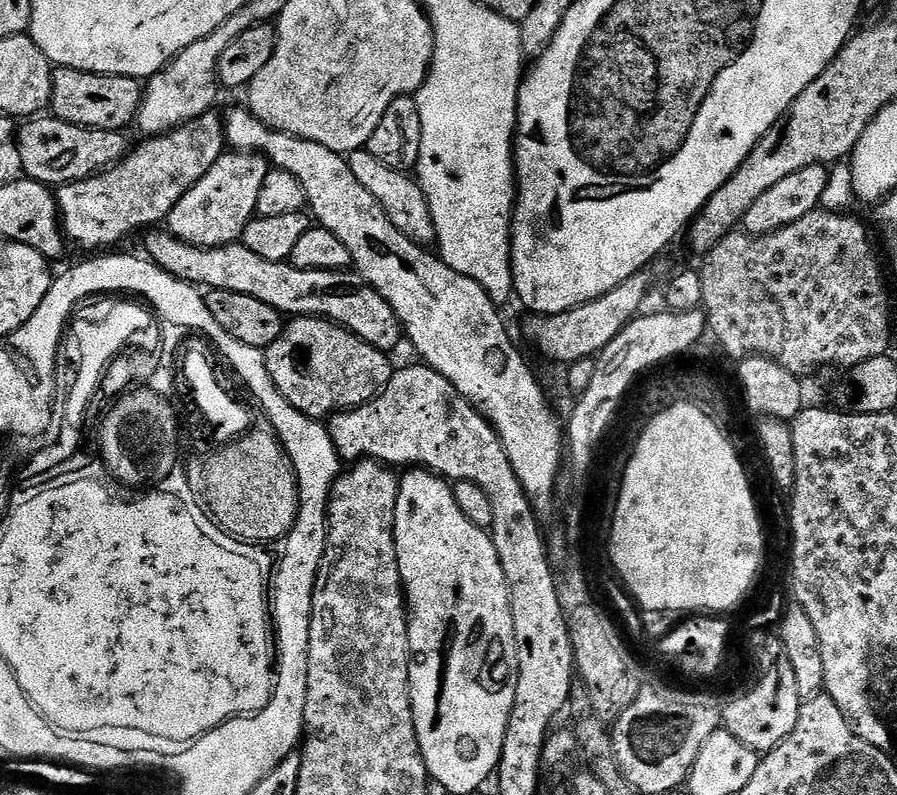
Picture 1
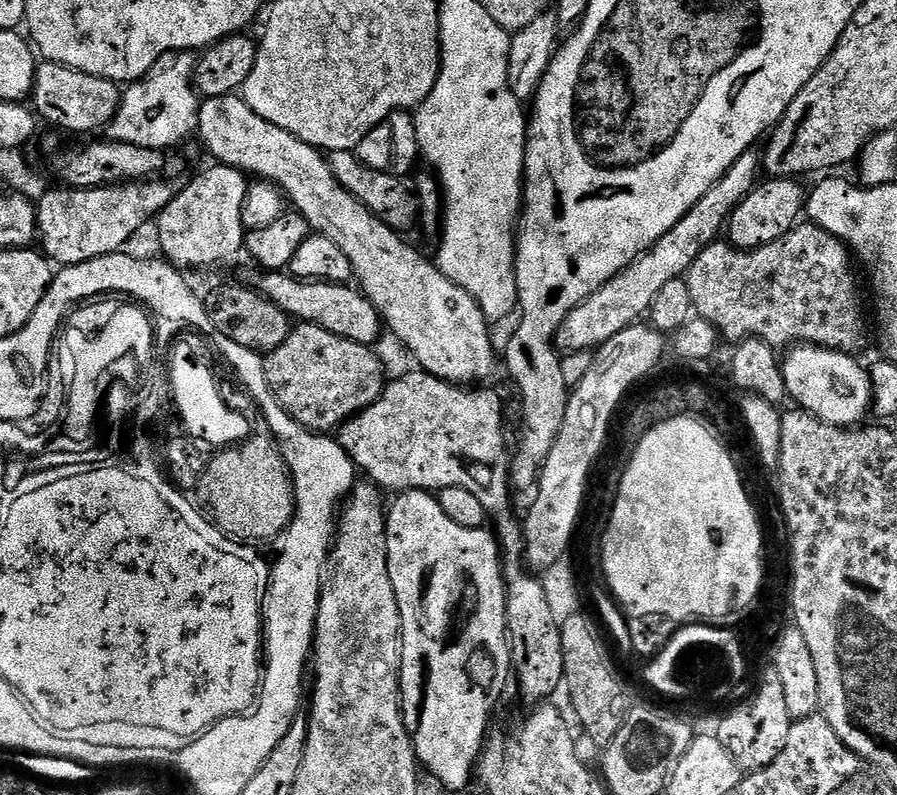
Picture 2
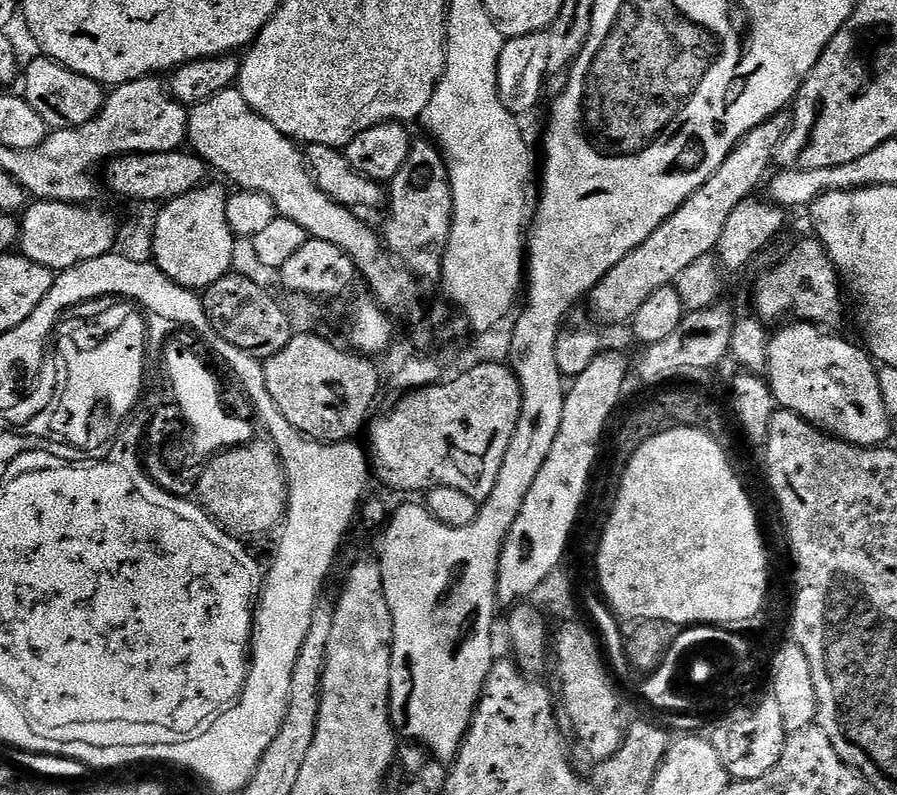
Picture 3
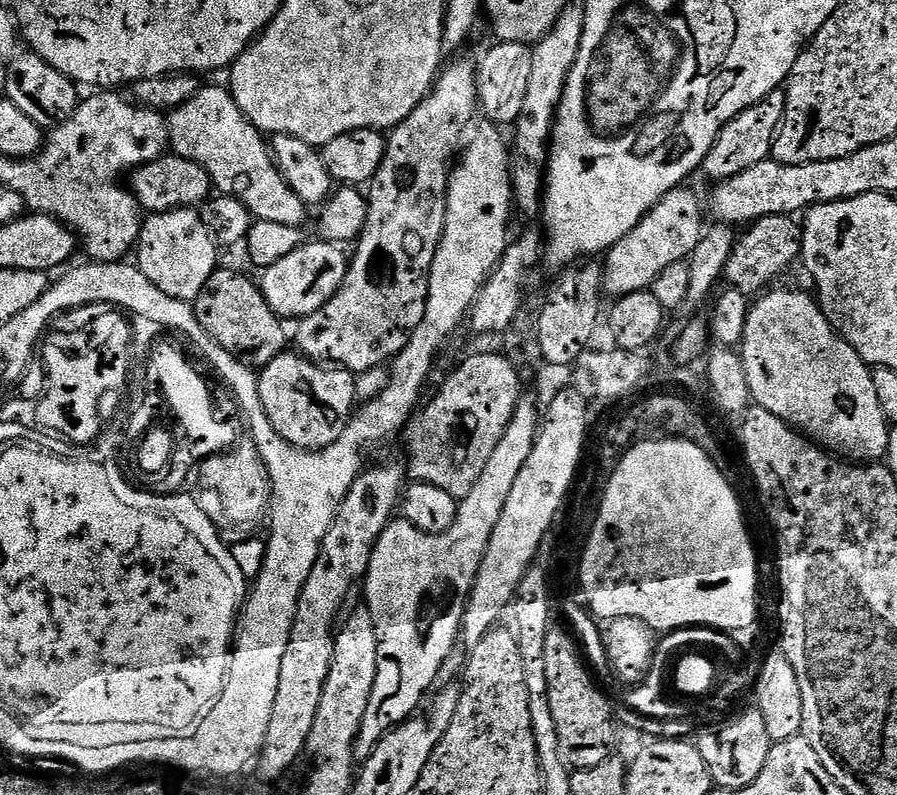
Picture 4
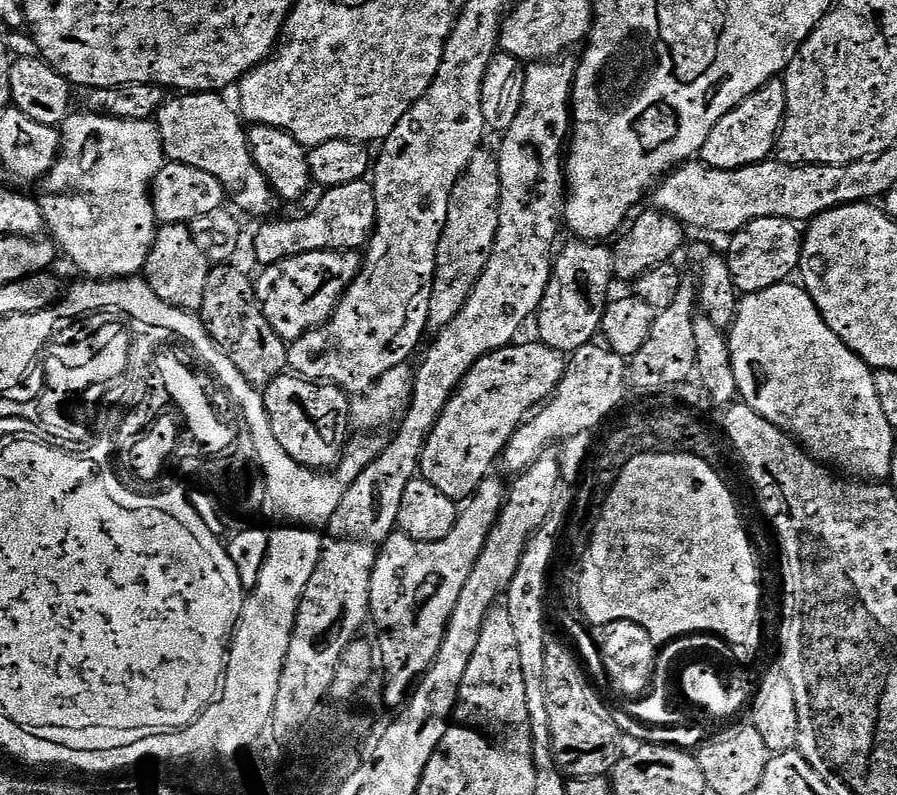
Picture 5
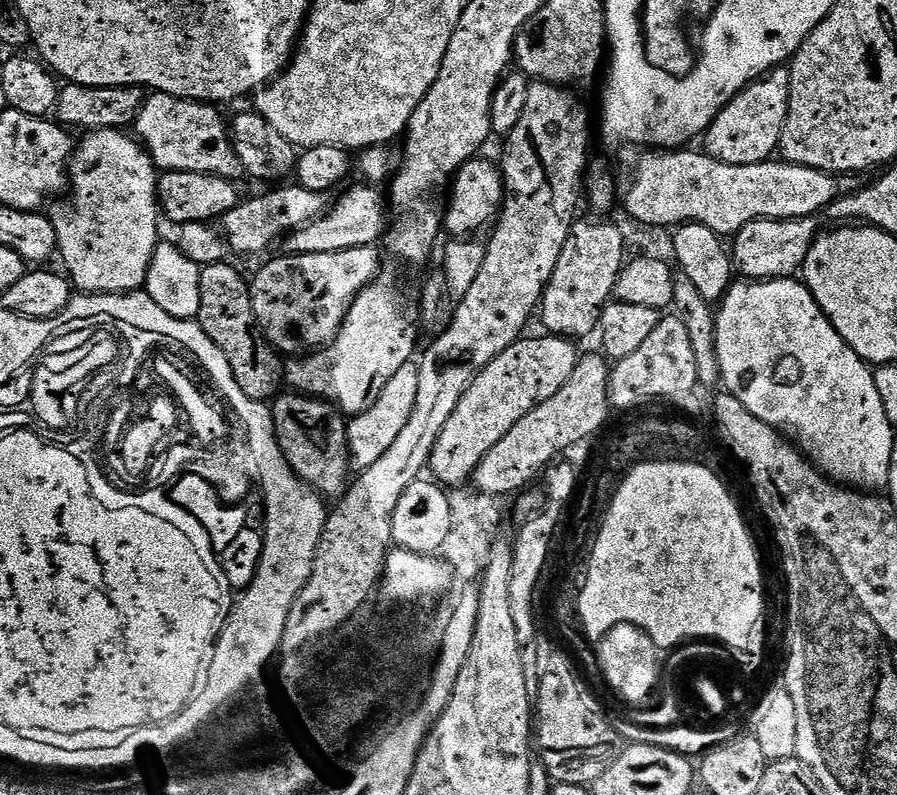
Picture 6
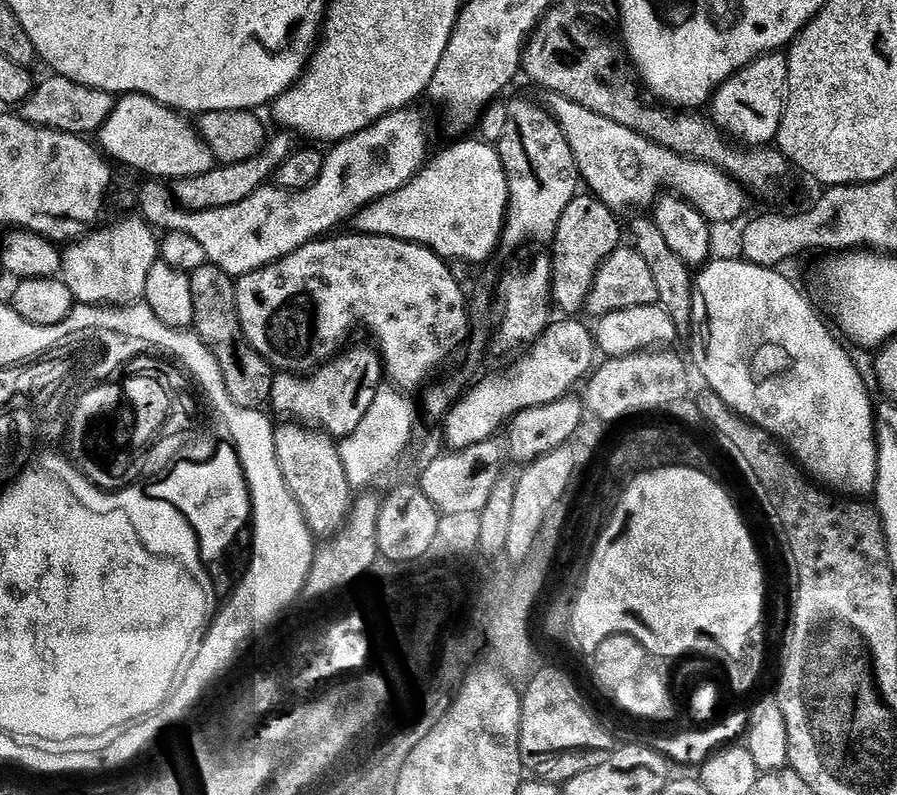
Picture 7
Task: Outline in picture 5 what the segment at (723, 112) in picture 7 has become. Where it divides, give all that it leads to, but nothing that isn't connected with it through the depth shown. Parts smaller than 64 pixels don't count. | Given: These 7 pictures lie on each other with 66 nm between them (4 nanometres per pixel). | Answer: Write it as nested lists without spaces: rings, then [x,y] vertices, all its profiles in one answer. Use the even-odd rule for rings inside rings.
[[[783,79],[768,81],[715,124],[714,130],[710,132],[700,151],[701,163],[714,169],[730,170],[763,163],[775,149],[785,110],[786,90]]]

